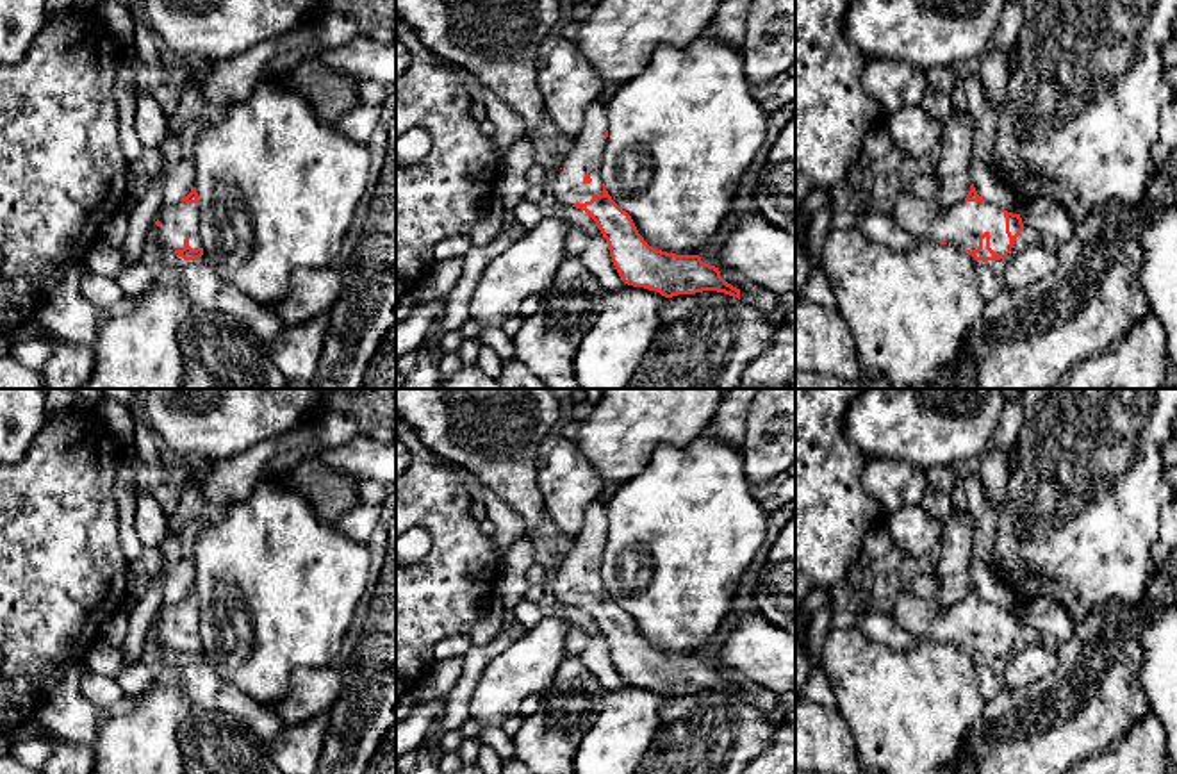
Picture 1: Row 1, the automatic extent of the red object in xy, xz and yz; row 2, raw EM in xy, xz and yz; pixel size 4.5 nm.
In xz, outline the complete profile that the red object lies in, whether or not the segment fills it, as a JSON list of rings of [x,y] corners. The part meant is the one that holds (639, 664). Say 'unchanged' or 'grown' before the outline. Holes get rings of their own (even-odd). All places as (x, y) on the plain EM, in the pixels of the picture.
grown | [[[597,499],[585,506],[580,535],[567,548],[564,565],[549,574],[547,594],[585,610],[608,642],[612,662],[624,683],[656,690],[665,697],[717,690],[740,697],[719,667],[699,655],[676,655],[649,646],[631,615],[605,589],[599,571],[608,537],[606,506]]]

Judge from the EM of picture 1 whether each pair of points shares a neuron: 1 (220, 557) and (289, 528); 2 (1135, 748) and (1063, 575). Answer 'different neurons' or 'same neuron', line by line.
1: same neuron
2: different neurons

